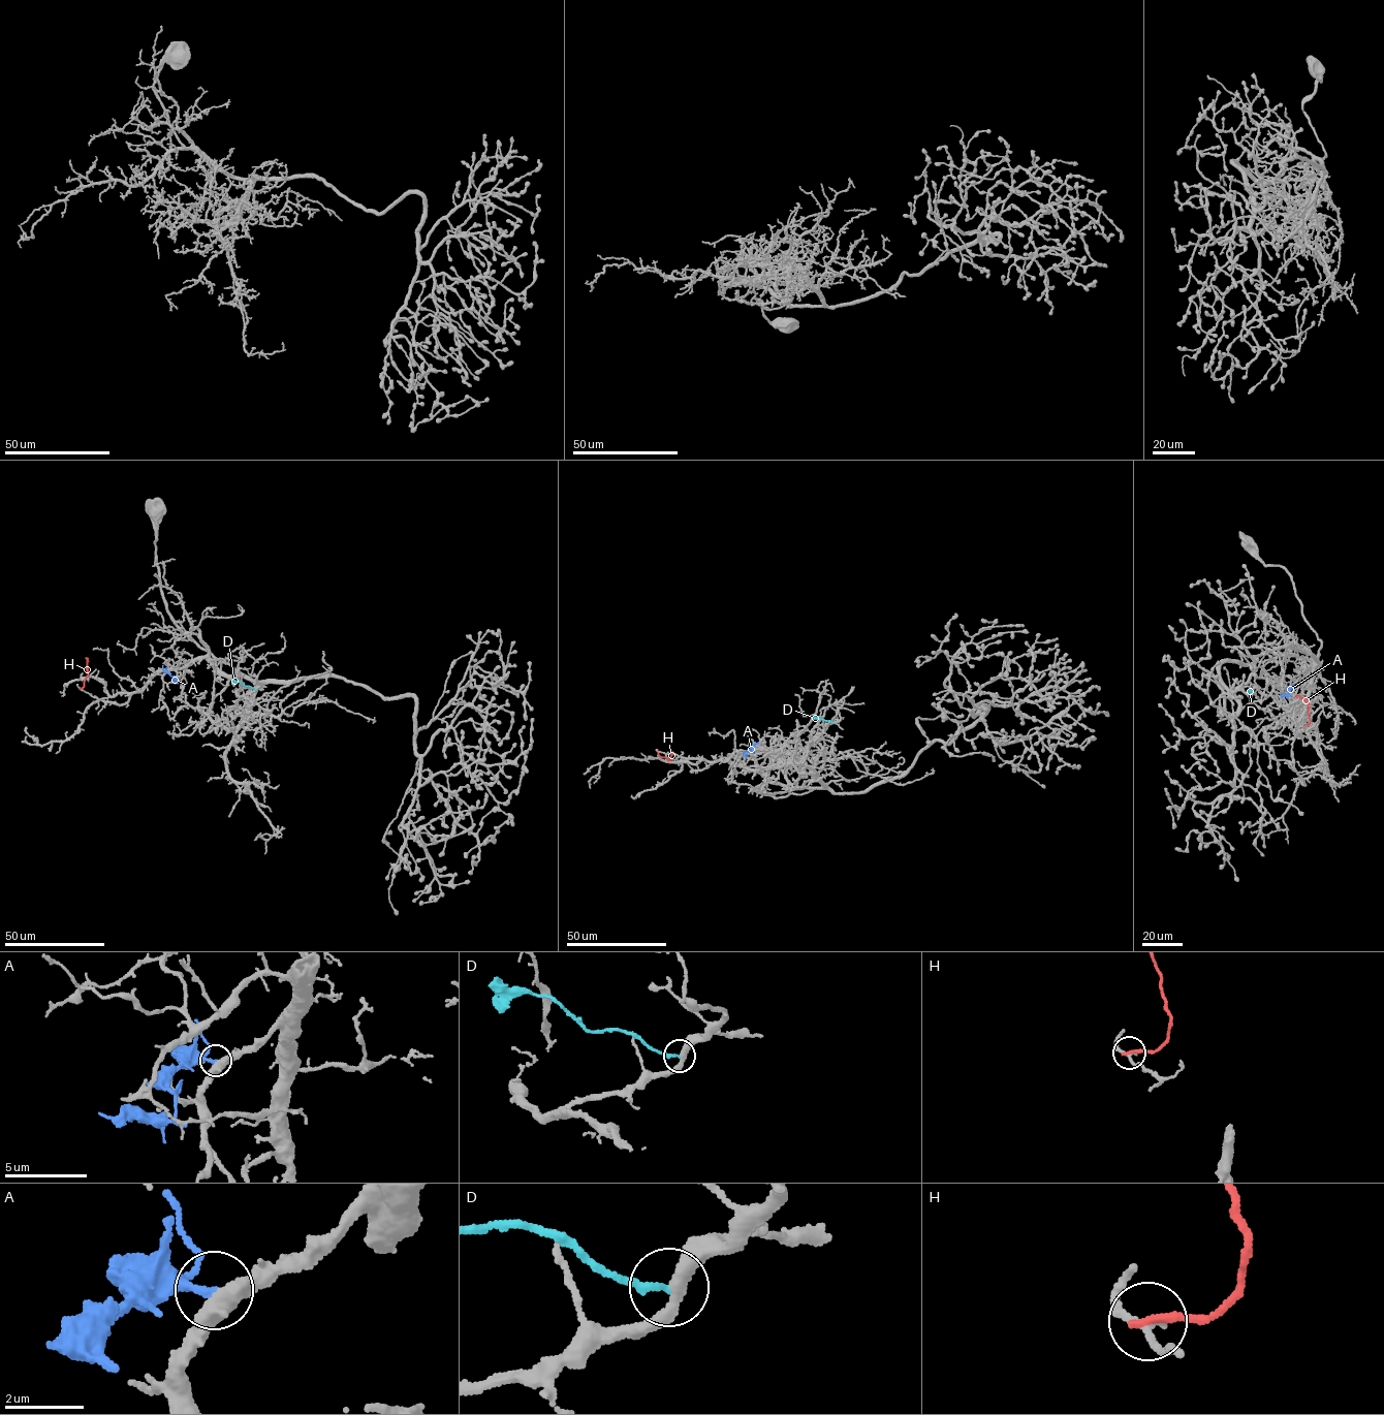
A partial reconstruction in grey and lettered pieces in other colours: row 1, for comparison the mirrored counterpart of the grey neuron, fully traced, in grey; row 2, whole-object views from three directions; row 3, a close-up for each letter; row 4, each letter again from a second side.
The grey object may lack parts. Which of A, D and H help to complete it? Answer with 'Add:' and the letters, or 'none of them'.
Add: none of them

